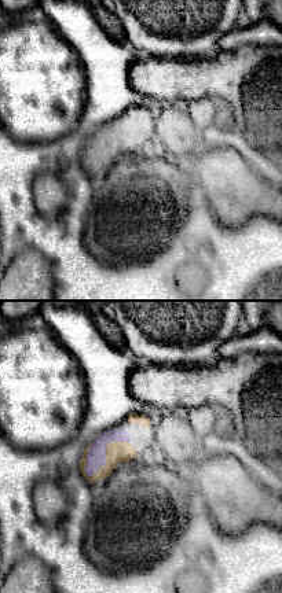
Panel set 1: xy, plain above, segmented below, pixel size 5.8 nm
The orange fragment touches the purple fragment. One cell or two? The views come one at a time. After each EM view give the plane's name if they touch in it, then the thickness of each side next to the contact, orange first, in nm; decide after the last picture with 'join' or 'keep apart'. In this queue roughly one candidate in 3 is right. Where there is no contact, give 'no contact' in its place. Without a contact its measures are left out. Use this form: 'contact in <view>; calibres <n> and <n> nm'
contact in xy; calibres 130 and 110 nm

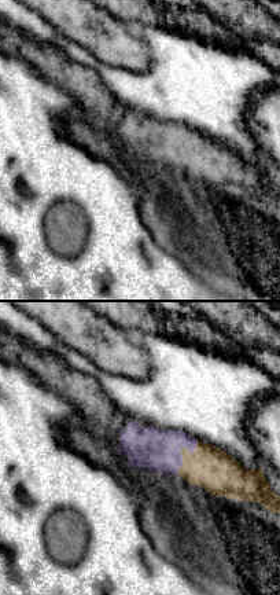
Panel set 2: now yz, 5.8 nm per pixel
contact in yz; calibres 240 and 240 nm

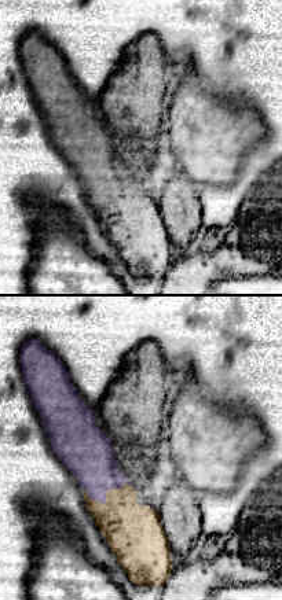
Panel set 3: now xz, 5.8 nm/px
contact in xz; calibres 320 and 260 nm

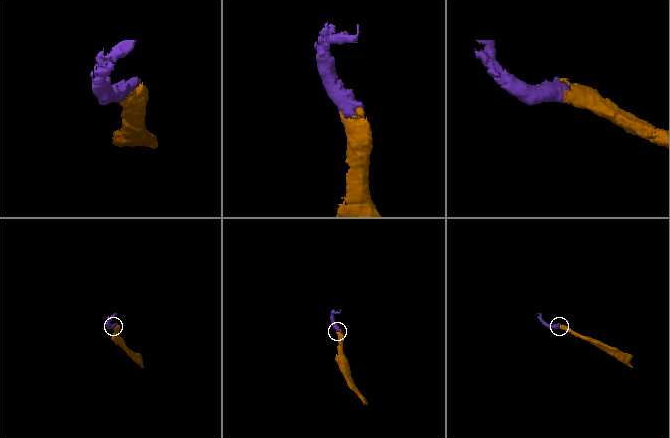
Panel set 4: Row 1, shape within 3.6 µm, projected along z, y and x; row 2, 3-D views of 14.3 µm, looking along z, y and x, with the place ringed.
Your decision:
join

